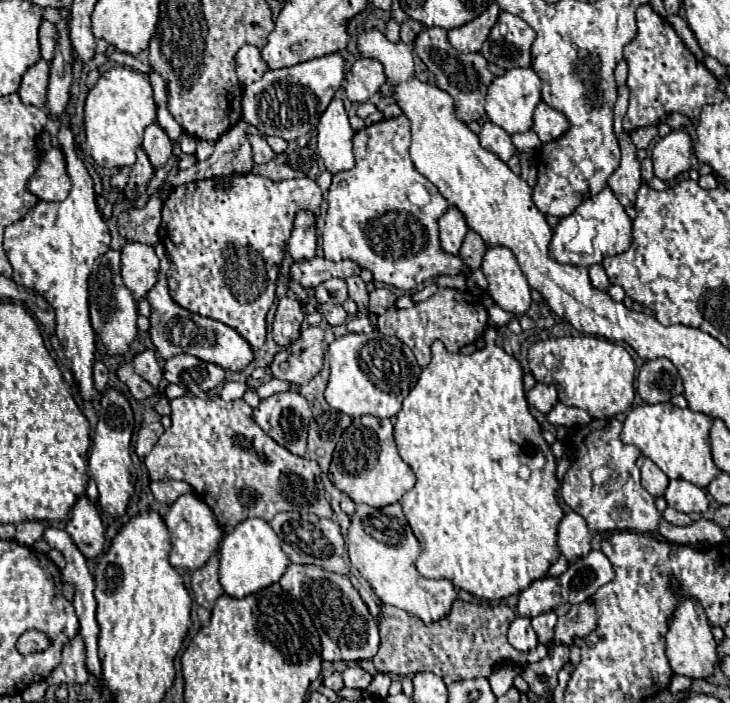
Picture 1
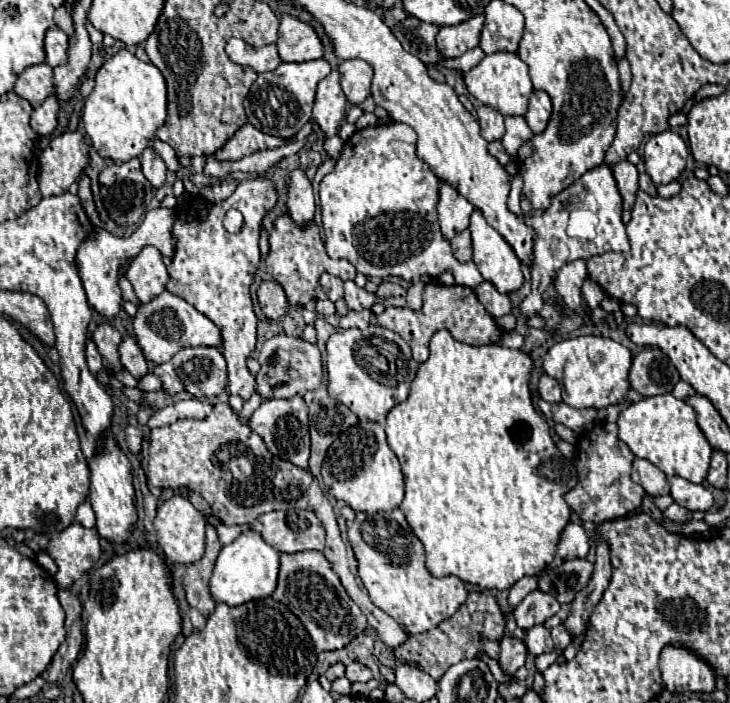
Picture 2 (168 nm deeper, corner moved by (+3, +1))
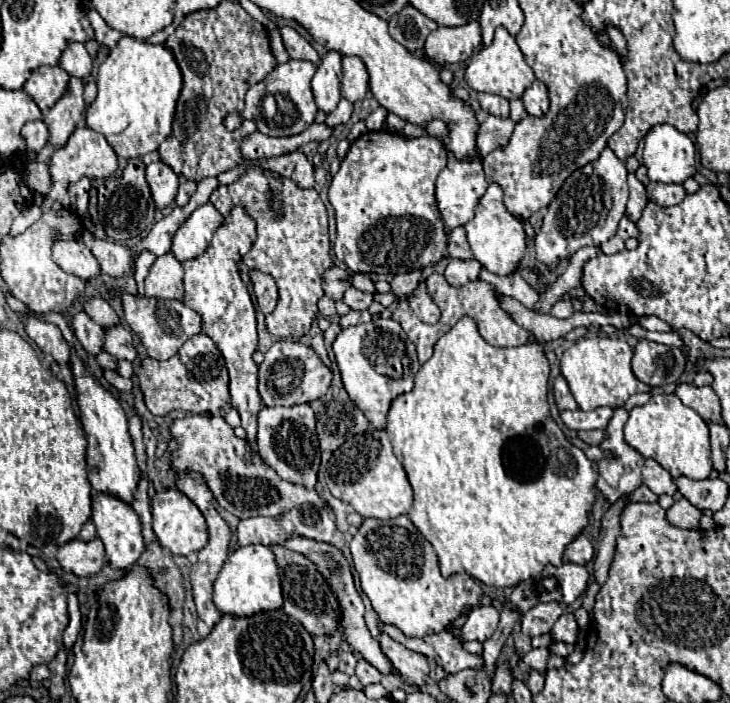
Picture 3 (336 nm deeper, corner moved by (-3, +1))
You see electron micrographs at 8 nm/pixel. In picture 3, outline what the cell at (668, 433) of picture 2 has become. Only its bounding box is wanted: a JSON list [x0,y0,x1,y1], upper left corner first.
[625,393,713,479]

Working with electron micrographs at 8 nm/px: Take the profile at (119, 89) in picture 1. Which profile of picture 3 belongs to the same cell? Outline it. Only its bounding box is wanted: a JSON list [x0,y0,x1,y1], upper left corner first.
[87,35,181,159]

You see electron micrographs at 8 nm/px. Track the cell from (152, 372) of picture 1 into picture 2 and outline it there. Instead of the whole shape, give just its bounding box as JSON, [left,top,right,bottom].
[119,337,149,379]

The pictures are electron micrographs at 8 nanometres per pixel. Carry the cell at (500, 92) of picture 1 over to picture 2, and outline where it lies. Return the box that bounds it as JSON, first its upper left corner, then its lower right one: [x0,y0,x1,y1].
[465,53,533,117]

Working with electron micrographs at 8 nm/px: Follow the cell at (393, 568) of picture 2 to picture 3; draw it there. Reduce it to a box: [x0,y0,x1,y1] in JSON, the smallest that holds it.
[351,515,483,637]

